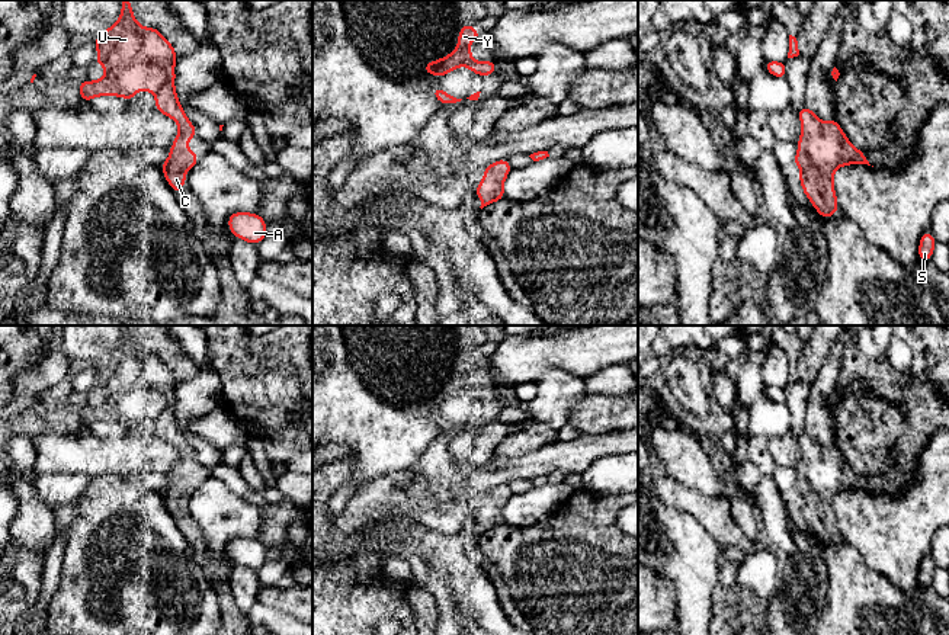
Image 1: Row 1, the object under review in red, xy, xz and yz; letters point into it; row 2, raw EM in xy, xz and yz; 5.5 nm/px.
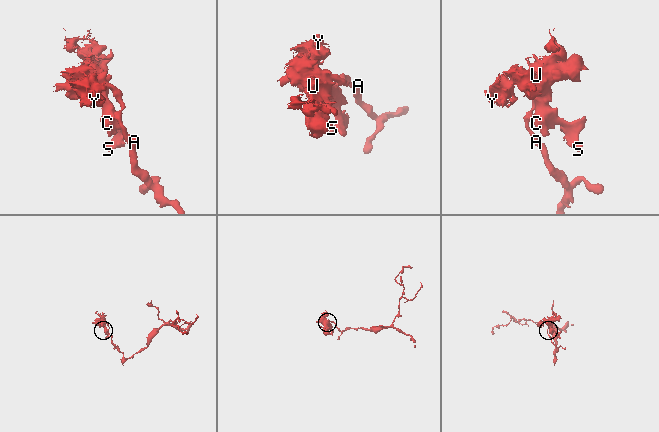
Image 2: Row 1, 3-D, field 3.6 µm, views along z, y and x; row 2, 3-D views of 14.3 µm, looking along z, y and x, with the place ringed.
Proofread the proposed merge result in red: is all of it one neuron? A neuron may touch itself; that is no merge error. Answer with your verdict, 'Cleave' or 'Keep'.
Keep

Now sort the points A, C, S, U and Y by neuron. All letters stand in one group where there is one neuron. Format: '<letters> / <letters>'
A C S U Y

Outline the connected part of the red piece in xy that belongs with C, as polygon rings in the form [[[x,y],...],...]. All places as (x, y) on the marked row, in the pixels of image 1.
[[[122,0],[119,20],[93,39],[97,45],[94,64],[108,68],[99,81],[84,80],[78,84],[81,100],[90,102],[96,96],[121,96],[126,100],[135,97],[137,90],[147,90],[156,94],[156,109],[179,124],[179,132],[166,163],[160,166],[166,180],[177,195],[183,183],[189,180],[182,174],[190,171],[199,155],[186,148],[186,142],[196,135],[196,128],[186,118],[174,90],[174,62],[177,60],[173,45],[156,28],[142,28],[134,17],[131,1]]]

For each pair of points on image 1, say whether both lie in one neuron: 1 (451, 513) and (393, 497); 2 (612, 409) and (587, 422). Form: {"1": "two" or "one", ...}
{"1": "one", "2": "one"}

